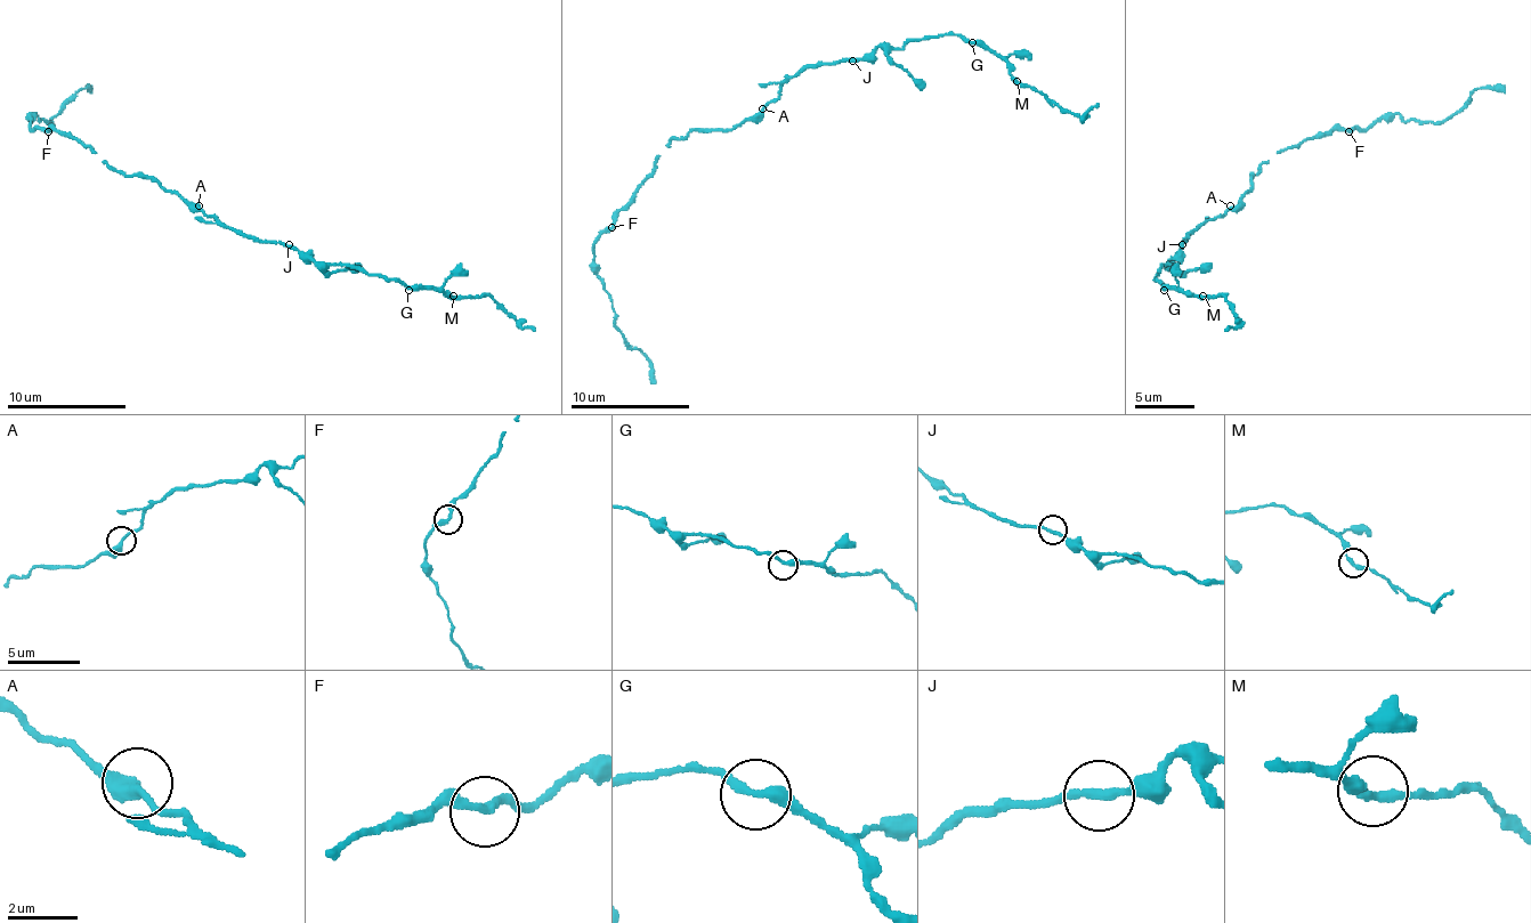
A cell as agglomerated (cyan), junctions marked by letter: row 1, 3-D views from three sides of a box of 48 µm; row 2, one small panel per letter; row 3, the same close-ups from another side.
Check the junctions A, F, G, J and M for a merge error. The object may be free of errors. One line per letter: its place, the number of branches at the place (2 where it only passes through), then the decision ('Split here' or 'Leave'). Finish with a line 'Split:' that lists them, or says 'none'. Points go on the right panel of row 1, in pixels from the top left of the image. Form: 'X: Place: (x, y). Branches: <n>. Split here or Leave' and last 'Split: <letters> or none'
A: Place: (1230, 205). Branches: 2. Leave
F: Place: (1349, 131). Branches: 2. Leave
G: Place: (1164, 290). Branches: 2. Leave
J: Place: (1182, 244). Branches: 2. Leave
M: Place: (1203, 296). Branches: 2. Leave
Split: none

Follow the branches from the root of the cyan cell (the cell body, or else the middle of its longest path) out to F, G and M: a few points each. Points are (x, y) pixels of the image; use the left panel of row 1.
F: (202, 209), (184, 203), (171, 191), (145, 176), (123, 176), (112, 170), (94, 148), (73, 137), (49, 131)
G: (202, 209), (243, 235), (291, 244), (315, 262), (361, 266), (370, 275), (396, 277), (408, 290)
M: (202, 209), (243, 235), (291, 244), (315, 262), (361, 266), (453, 296)

